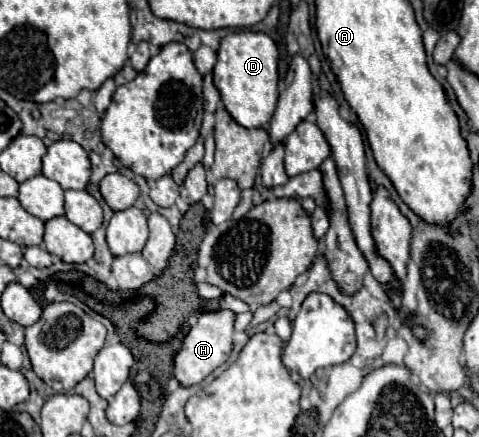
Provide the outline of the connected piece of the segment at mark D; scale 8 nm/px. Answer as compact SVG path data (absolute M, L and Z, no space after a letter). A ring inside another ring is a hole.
M234 32L228 34L220 42L218 50L218 62L214 66L214 84L222 96L222 102L230 116L244 128L262 128L270 122L276 110L276 100L278 100L278 48L274 40L268 34L262 32Z

